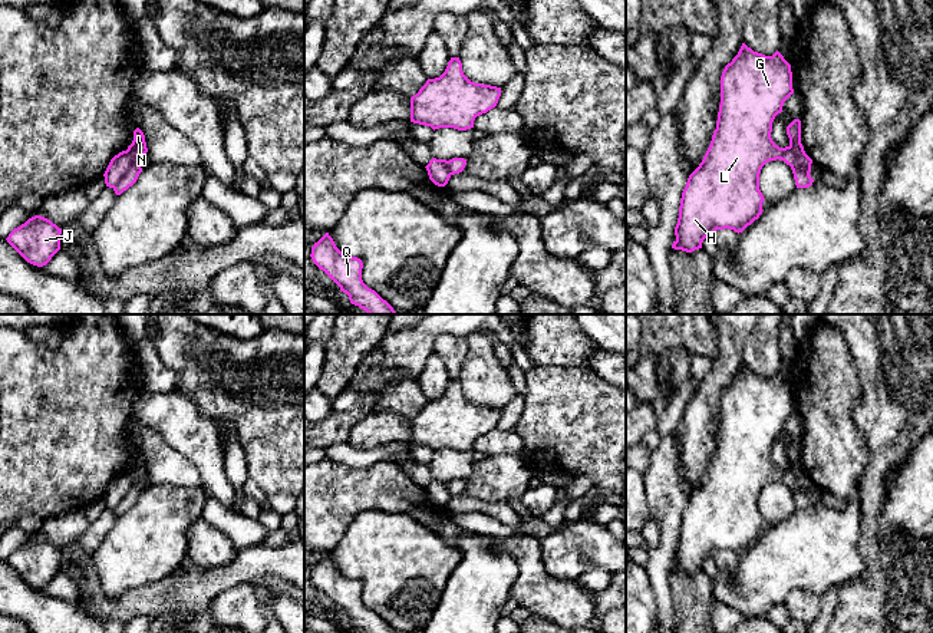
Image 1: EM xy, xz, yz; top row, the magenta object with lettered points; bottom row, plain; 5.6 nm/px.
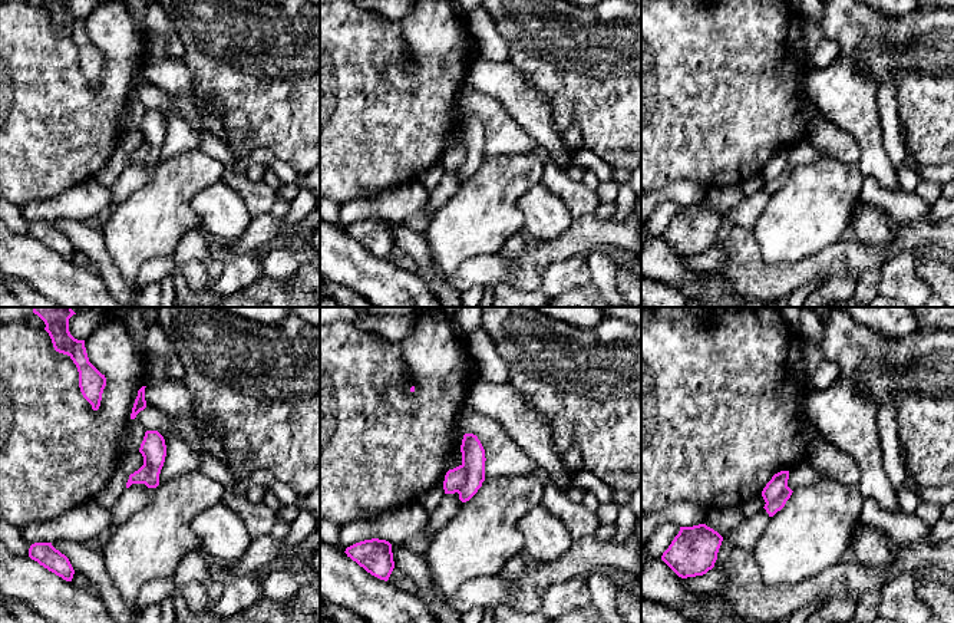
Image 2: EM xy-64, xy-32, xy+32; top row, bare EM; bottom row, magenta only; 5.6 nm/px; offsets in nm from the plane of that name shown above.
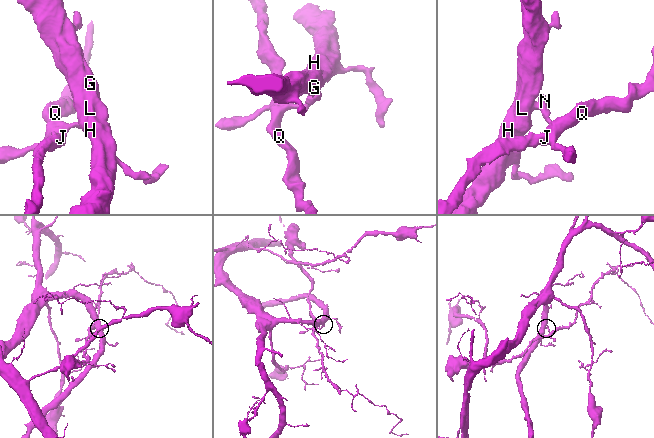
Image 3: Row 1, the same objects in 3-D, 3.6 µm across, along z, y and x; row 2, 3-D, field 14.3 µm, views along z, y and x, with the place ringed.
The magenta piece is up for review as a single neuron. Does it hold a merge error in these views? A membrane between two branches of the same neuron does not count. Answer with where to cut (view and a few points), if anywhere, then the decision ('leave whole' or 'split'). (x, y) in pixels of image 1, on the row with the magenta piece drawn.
cut in xy along (127, 151), (131, 167), (114, 188); split

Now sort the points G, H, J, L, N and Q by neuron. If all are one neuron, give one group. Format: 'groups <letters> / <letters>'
groups G H L / J N Q

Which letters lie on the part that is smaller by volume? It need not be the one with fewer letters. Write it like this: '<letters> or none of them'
J, N, Q

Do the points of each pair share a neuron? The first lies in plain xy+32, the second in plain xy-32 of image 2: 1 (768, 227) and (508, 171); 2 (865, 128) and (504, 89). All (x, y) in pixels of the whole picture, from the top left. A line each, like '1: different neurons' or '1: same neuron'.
1: same neuron
2: same neuron

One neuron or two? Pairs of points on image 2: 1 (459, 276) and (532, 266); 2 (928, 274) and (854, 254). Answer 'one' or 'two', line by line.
1: one
2: two

